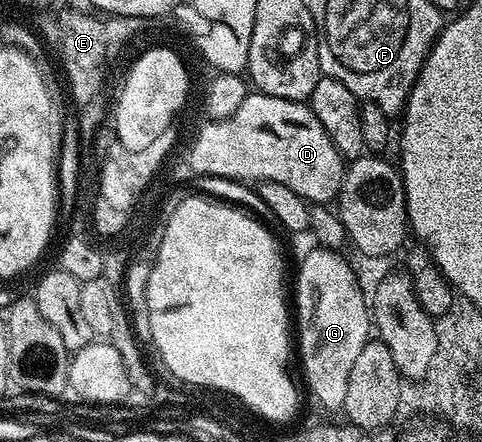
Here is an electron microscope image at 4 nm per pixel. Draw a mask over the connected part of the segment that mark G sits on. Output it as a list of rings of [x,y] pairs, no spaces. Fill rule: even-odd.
[[[314,246],[314,249],[302,260],[302,265],[298,268],[298,316],[296,312],[296,352],[302,355],[302,376],[306,379],[306,384],[310,387],[310,392],[326,408],[342,408],[344,398],[348,394],[348,374],[352,374],[352,362],[356,362],[360,350],[372,339],[372,312],[368,307],[368,296],[362,293],[362,288],[358,285],[358,276],[354,273],[354,268],[345,260],[342,252],[333,252],[330,248]]]

